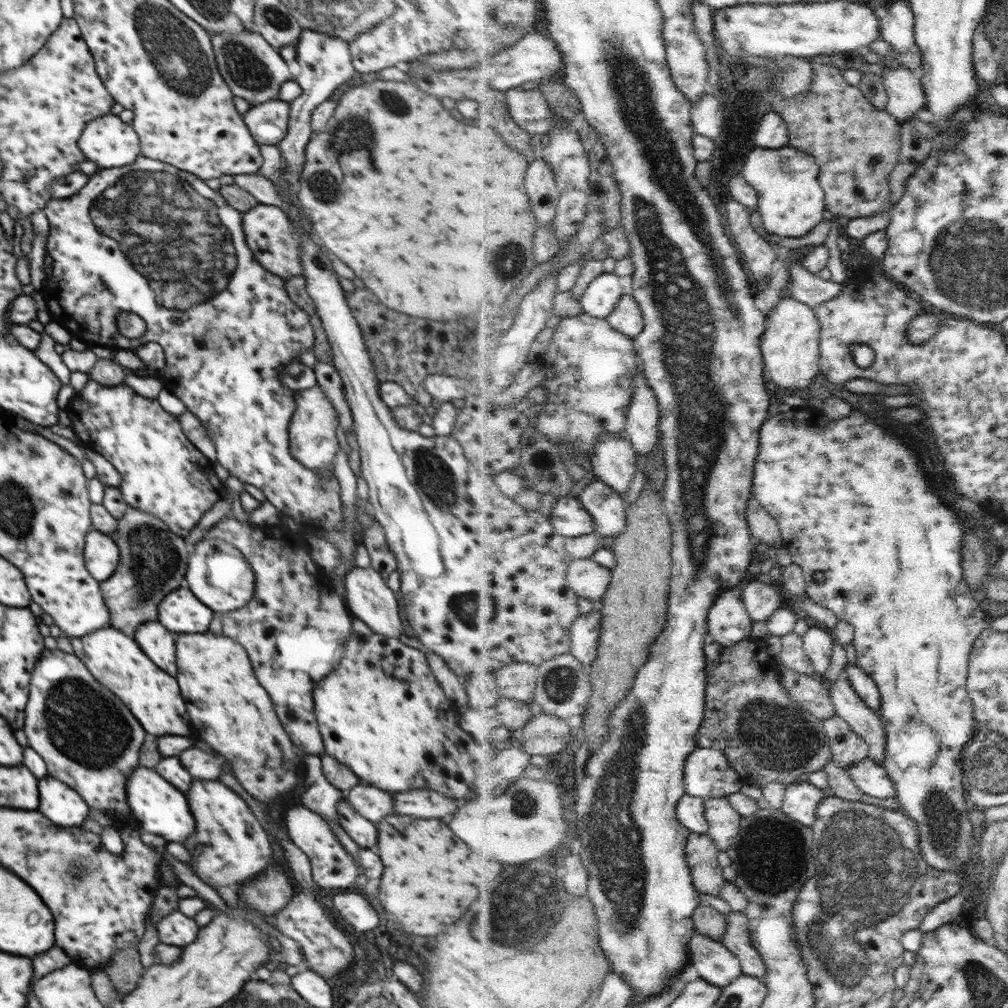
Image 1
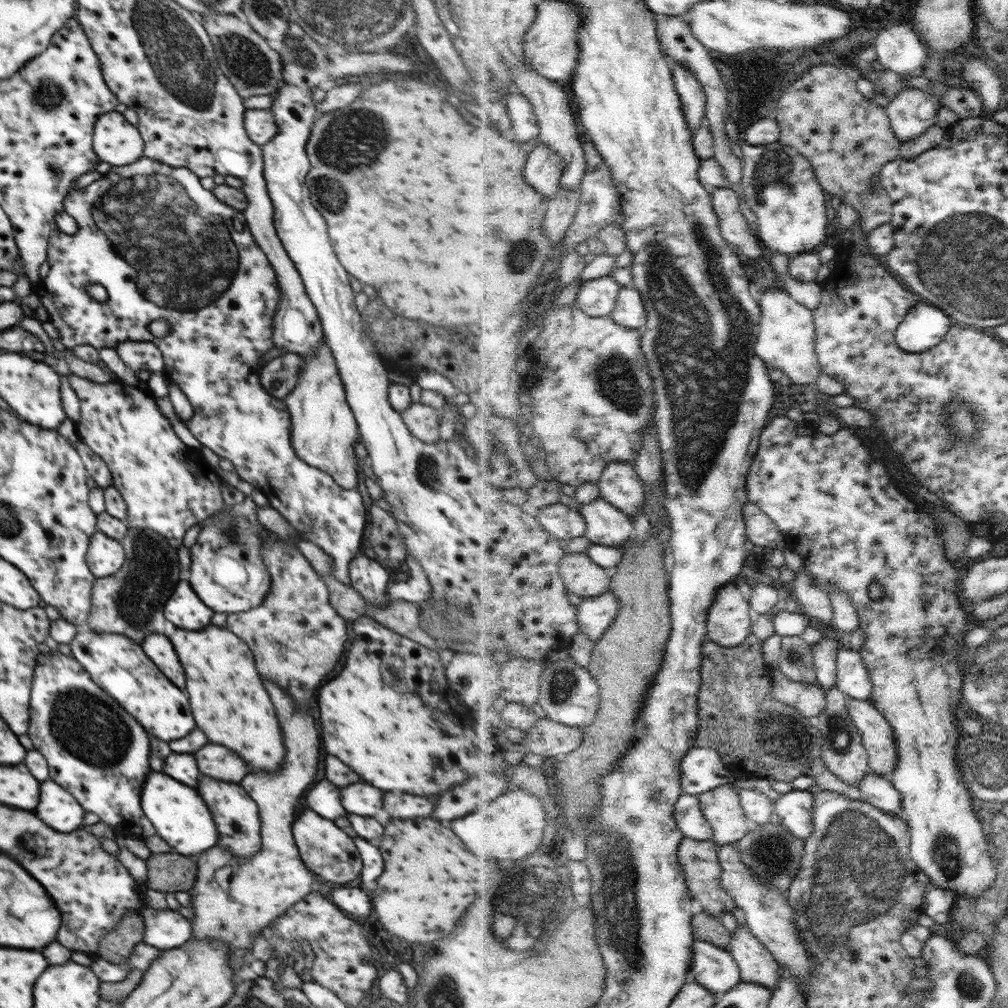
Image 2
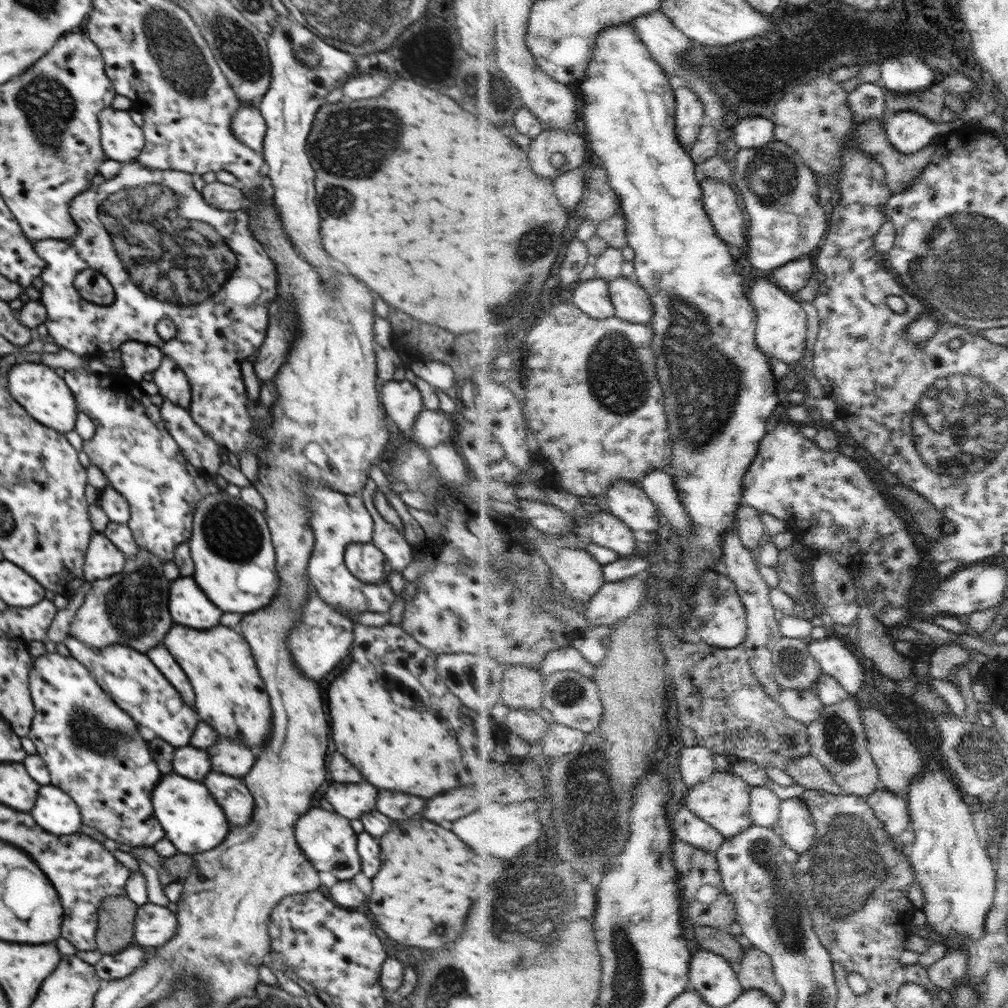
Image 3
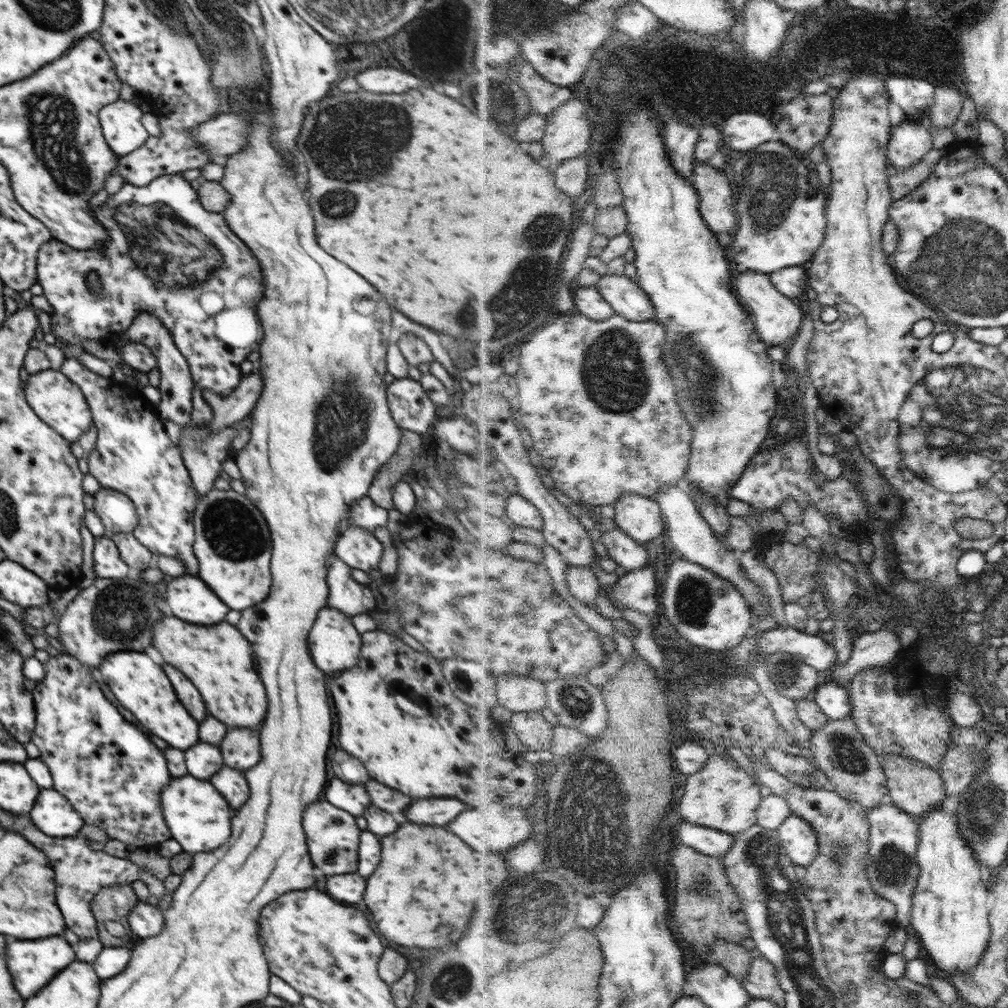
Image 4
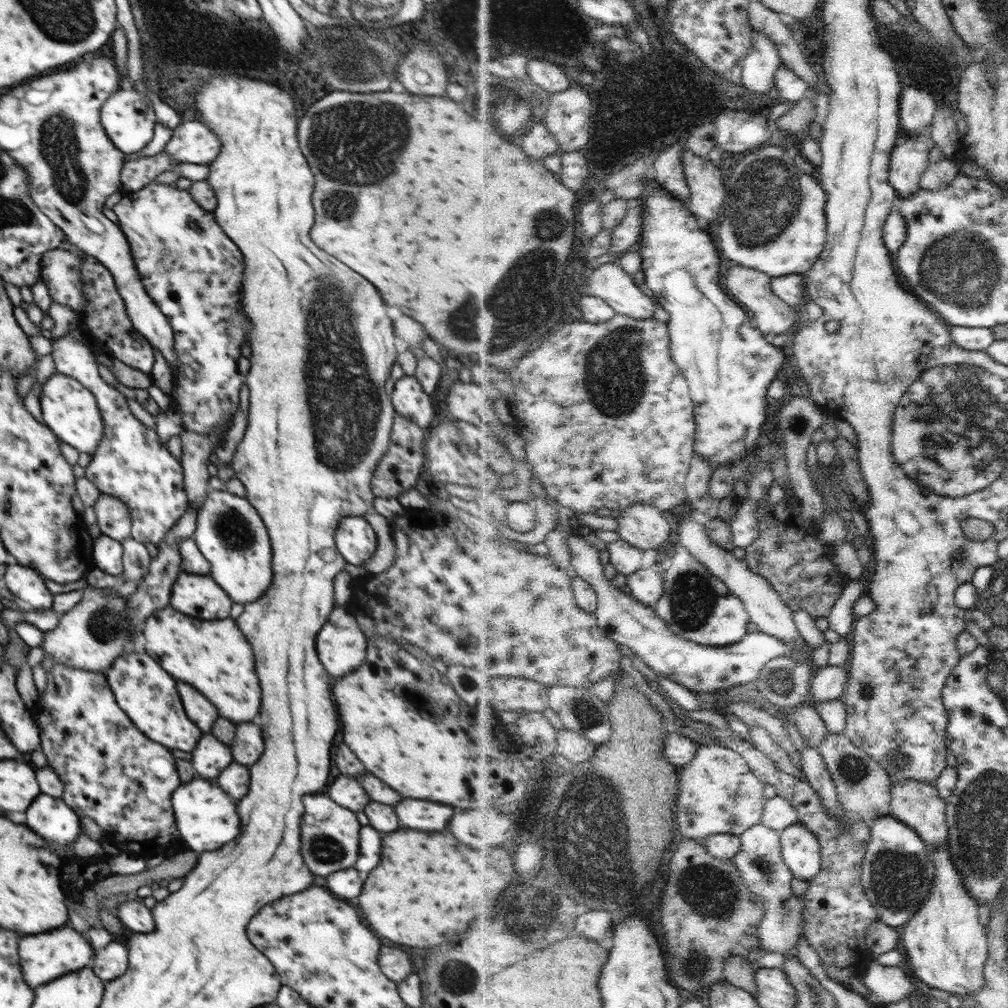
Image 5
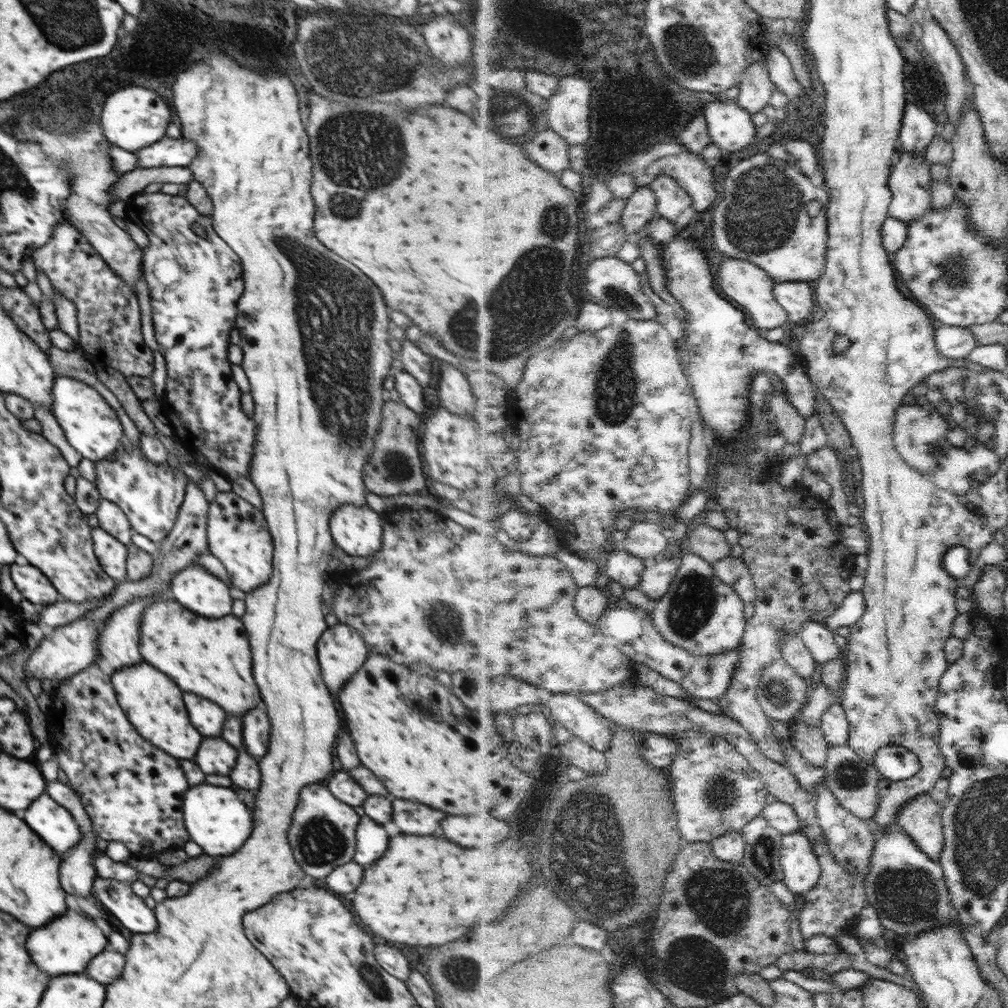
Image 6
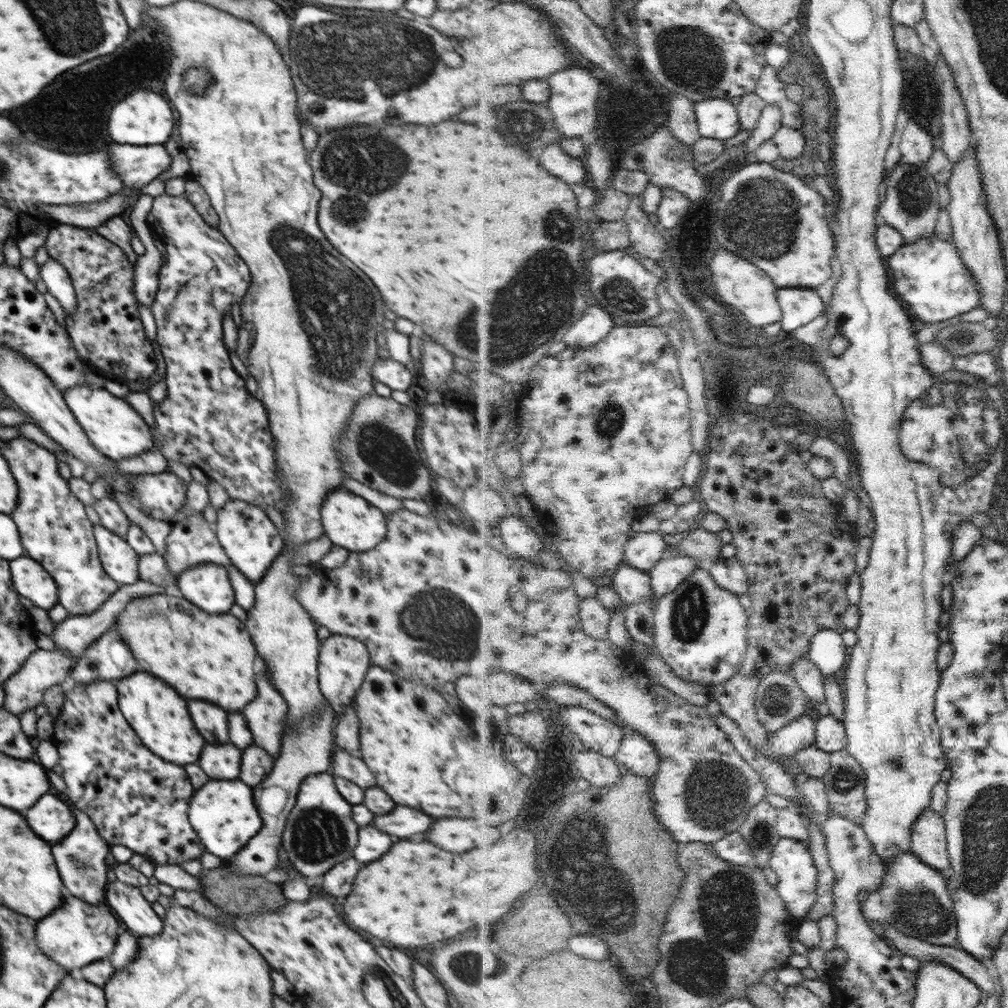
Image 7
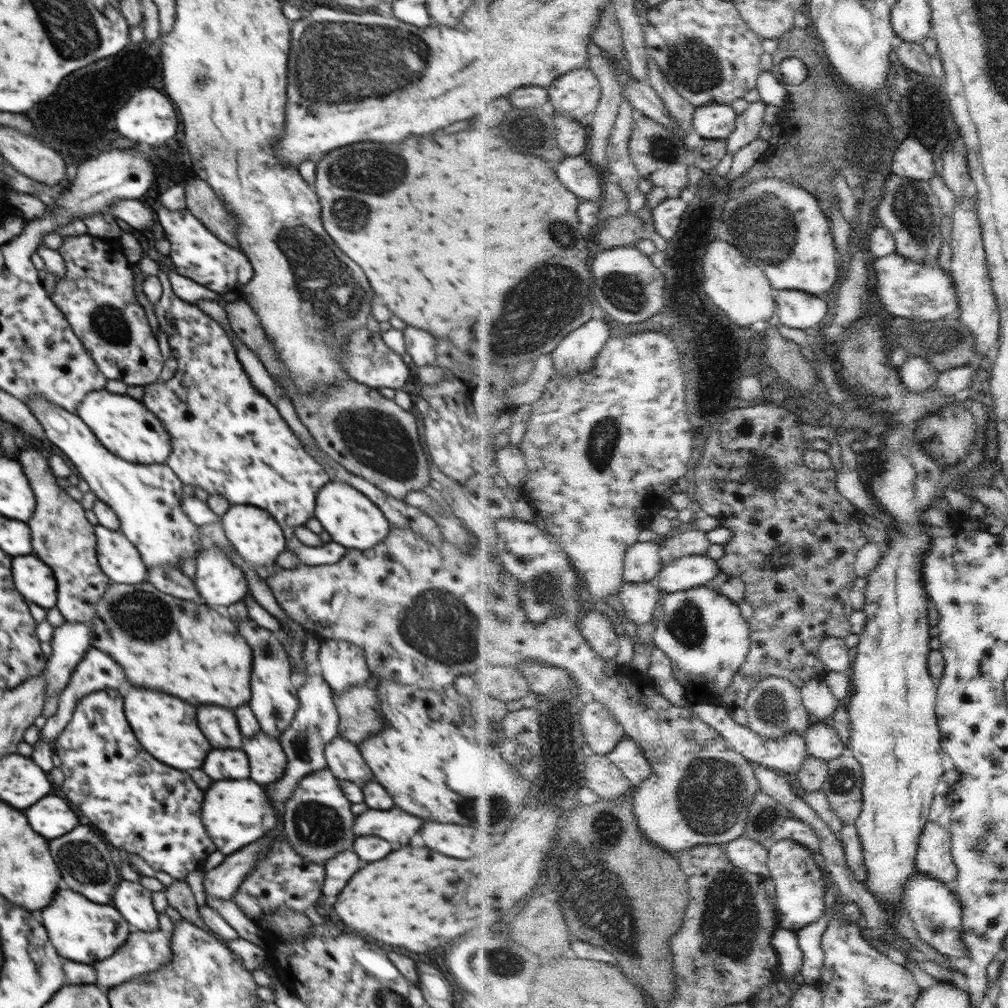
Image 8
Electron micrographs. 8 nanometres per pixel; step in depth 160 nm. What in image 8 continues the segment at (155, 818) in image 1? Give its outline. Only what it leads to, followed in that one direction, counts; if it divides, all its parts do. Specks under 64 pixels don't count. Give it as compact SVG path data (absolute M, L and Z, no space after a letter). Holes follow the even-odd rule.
M218 780L202 802L202 822L218 851L226 855L262 838L276 828L276 808L266 796L266 788L254 780Z

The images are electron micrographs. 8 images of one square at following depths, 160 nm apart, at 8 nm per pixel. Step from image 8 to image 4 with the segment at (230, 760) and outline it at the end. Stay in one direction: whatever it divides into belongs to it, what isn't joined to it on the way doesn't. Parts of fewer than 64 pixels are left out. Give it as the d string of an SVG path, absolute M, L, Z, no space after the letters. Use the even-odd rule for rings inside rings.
M198 742L196 746L186 750L186 766L188 766L190 776L208 780L212 774L216 774L224 766L224 760L216 746Z

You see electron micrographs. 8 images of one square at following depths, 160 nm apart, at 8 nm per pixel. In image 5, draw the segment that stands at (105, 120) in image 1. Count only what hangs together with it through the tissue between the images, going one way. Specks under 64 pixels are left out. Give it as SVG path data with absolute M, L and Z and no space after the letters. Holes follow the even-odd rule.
M119 90L107 98L101 108L100 120L108 138L126 155L144 149L153 139L155 126L158 123L152 100L146 94L132 90Z

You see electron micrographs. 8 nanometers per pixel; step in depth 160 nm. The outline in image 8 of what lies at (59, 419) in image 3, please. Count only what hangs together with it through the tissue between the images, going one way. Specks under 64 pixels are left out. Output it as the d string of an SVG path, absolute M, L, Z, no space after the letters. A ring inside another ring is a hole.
M105 388L90 392L78 405L77 414L102 446L122 460L142 465L162 465L170 455L170 434L164 430L163 422L142 401L127 394L112 393Z

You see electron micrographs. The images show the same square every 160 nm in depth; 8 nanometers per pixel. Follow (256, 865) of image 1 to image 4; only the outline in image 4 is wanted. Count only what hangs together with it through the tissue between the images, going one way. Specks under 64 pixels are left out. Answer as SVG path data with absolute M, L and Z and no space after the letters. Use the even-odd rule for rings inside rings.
M222 768L218 774L212 776L210 782L228 800L228 804L232 808L240 808L248 800L248 796L250 796L250 789L248 784L246 784L246 778L238 770Z

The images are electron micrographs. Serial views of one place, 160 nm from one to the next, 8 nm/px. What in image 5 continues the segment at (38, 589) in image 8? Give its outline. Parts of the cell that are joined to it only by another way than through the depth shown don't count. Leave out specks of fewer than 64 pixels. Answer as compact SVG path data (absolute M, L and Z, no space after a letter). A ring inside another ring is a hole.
M11 560L3 579L14 596L29 602L35 609L52 608L53 594L36 571Z

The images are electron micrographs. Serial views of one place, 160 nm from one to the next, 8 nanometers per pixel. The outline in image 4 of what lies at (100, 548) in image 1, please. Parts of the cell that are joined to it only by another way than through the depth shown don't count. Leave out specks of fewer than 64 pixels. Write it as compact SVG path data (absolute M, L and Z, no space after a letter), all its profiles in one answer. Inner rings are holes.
M95 537L93 571L97 578L126 578L129 567L122 561L116 543L109 537Z

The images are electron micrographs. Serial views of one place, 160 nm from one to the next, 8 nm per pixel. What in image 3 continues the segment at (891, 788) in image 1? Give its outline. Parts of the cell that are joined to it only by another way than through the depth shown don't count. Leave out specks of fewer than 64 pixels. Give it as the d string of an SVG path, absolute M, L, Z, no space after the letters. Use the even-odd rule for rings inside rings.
M886 787L881 790L876 789L867 799L882 822L885 822L886 830L889 830L893 840L898 842L902 832L911 829L913 818L908 797L896 794Z

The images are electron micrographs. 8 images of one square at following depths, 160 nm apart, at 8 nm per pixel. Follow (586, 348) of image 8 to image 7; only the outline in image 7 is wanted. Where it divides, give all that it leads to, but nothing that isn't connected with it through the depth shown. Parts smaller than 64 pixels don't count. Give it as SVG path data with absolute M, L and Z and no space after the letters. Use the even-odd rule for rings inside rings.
M592 306L566 334L565 342L569 348L592 348L602 342L613 330L612 314L601 306Z

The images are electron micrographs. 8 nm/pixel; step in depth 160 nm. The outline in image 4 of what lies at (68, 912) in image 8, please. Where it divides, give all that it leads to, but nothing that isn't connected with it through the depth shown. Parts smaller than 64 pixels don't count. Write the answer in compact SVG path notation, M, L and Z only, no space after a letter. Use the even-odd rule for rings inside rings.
M60 936L40 938L40 940L30 940L30 942L16 940L16 942L10 942L6 946L8 970L12 974L12 982L14 982L14 986L20 992L22 998L34 996L40 988L46 986L46 982L50 982L50 978L54 978L54 974L58 974L56 970L62 970L62 968L66 968L71 962L74 962L75 956L73 947Z

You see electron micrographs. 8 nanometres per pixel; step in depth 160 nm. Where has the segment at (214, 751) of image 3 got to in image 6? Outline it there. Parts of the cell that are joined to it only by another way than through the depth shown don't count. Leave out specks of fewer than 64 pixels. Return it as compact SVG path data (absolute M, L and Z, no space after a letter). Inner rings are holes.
M258 706L244 716L244 750L255 759L261 759L268 750L270 725L264 706Z

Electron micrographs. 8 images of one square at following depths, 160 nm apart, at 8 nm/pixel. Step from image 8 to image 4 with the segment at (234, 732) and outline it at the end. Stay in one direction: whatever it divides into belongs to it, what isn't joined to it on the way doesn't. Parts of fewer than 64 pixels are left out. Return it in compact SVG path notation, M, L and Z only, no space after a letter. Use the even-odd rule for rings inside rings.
M149 647L144 650L144 652L150 656L154 662L158 662L158 664L164 668L166 676L170 678L170 682L172 682L172 686L174 686L178 698L180 698L180 702L186 706L186 710L190 710L190 716L196 718L198 722L202 722L202 720L208 716L208 712L206 712L206 706L204 706L204 702L202 702L198 690L190 684L190 680L188 680L180 670L176 670L176 668L172 668L172 666L164 664L162 658L160 658L160 654L158 654L154 648Z

